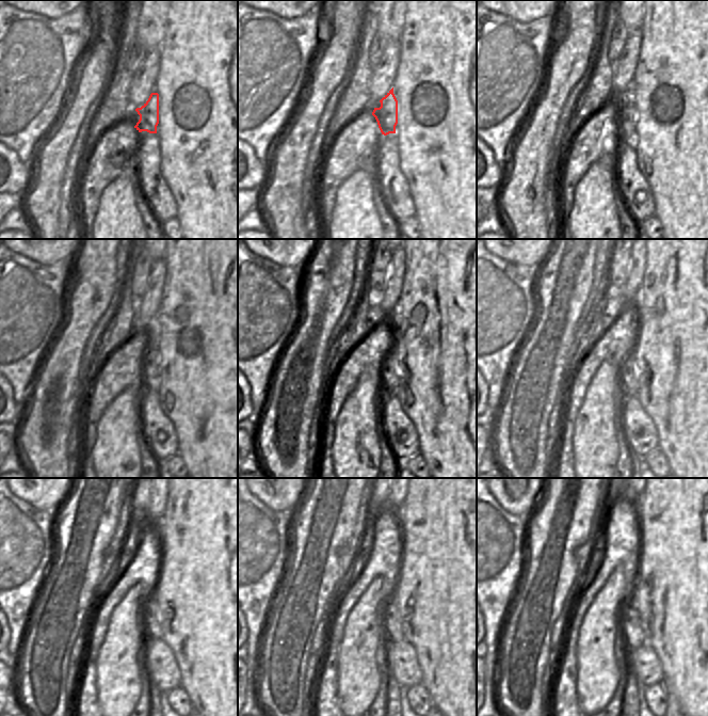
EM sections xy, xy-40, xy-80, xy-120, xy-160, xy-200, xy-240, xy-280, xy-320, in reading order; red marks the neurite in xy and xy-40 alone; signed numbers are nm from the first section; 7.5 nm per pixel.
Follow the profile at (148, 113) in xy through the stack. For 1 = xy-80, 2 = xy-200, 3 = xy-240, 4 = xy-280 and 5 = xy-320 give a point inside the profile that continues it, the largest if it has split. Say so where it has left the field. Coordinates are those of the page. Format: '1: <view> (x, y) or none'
1: xy-80 (627, 113)
2: xy-200 (628, 371)
3: xy-240 (151, 619)
4: xy-280 (391, 621)
5: xy-320 (631, 625)

